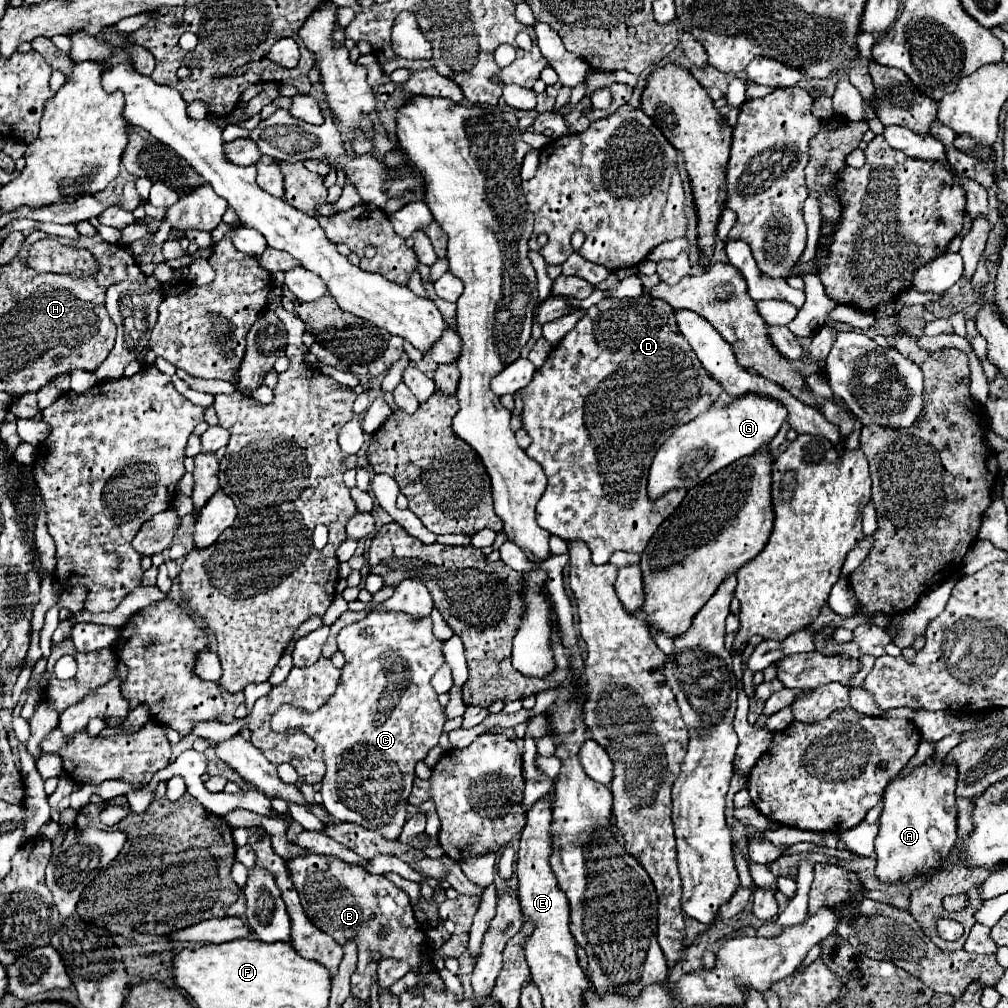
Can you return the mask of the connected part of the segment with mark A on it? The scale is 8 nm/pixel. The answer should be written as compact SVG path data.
M930 755L922 765L914 767L914 771L894 777L888 781L882 797L882 813L880 813L880 831L876 835L876 877L884 883L904 883L908 885L910 879L914 879L916 873L932 873L942 859L950 853L950 849L956 843L956 777L958 769L954 763L946 763Z

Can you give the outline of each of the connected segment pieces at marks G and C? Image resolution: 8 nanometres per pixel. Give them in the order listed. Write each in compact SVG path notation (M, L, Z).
M758 393L740 395L722 407L712 405L690 423L678 427L678 431L658 449L650 465L648 495L660 497L674 487L690 489L736 459L754 455L772 441L786 419L788 411L780 401Z
M370 611L366 619L346 625L338 633L338 649L346 665L336 693L316 713L298 711L290 705L281 705L271 719L271 727L284 733L290 727L302 727L316 743L324 747L326 775L322 781L324 807L338 821L350 821L364 829L380 833L384 839L398 841L404 819L408 817L406 805L414 781L414 767L426 753L438 745L446 713L438 703L438 695L430 685L432 675L444 663L442 641L432 635L432 619L412 619L406 613Z

